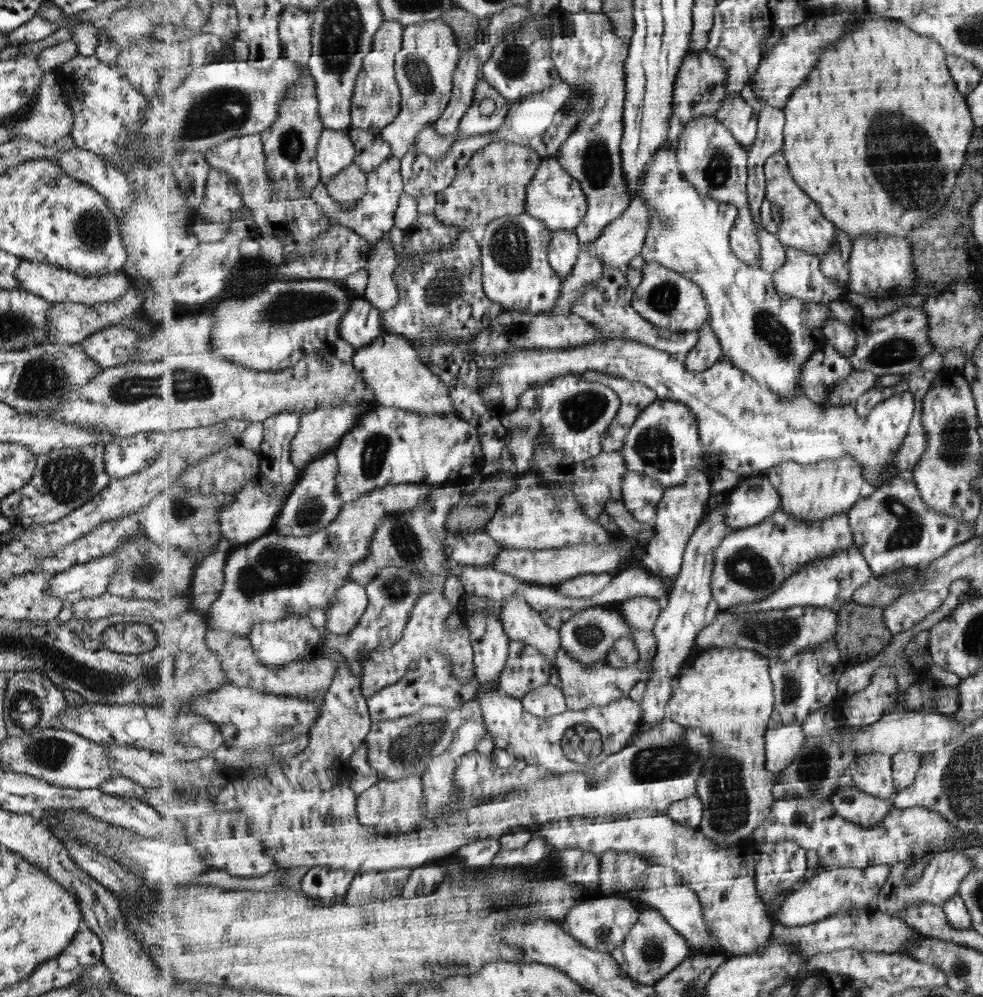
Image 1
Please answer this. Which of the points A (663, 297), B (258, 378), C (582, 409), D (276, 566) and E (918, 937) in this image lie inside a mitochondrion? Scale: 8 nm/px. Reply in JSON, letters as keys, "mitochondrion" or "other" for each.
{"A":"mitochondrion","B":"other","C":"mitochondrion","D":"mitochondrion","E":"other"}

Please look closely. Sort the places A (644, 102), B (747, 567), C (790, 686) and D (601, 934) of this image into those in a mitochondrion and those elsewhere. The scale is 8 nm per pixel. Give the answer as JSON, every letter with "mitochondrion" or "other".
{"A":"other","B":"mitochondrion","C":"mitochondrion","D":"mitochondrion"}

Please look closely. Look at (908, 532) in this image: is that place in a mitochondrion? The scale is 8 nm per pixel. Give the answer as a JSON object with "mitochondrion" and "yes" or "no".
{"mitochondrion":"yes"}

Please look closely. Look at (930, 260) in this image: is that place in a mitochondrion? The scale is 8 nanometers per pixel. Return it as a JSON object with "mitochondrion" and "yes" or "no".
{"mitochondrion":"no"}

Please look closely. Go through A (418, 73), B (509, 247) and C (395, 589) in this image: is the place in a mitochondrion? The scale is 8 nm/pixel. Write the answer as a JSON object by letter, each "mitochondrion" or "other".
{"A":"mitochondrion","B":"mitochondrion","C":"mitochondrion"}

